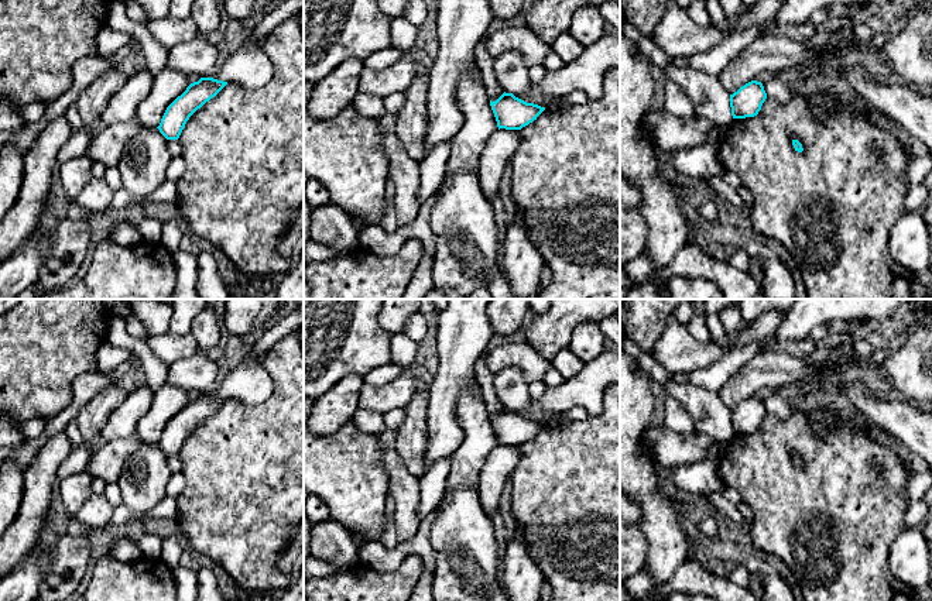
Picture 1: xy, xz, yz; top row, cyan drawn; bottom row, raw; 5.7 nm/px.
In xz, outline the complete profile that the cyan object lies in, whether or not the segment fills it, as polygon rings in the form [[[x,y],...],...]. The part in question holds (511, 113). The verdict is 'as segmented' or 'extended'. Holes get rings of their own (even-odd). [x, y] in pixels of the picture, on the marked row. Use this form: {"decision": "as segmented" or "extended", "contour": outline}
{"decision": "as segmented", "contour": [[[503,93],[496,102],[490,100],[497,127],[506,130],[521,130],[545,110],[534,103],[527,103],[513,93]]]}

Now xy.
{"decision": "as segmented", "contour": [[[201,78],[191,83],[165,110],[160,126],[160,133],[167,140],[178,140],[189,117],[206,102],[215,97],[227,82],[213,78]]]}

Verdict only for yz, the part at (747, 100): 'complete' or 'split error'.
complete

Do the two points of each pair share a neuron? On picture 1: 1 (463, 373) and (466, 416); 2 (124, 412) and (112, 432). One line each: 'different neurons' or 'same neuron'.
1: different neurons
2: same neuron

